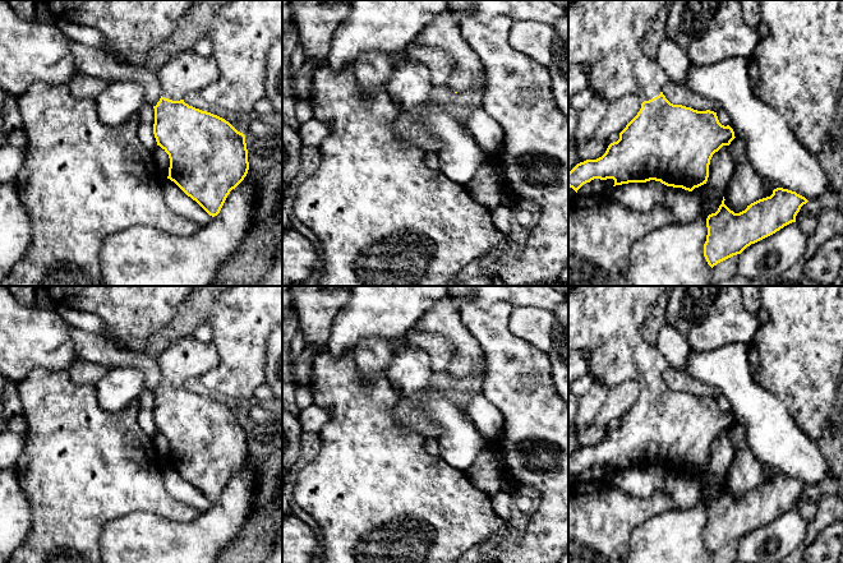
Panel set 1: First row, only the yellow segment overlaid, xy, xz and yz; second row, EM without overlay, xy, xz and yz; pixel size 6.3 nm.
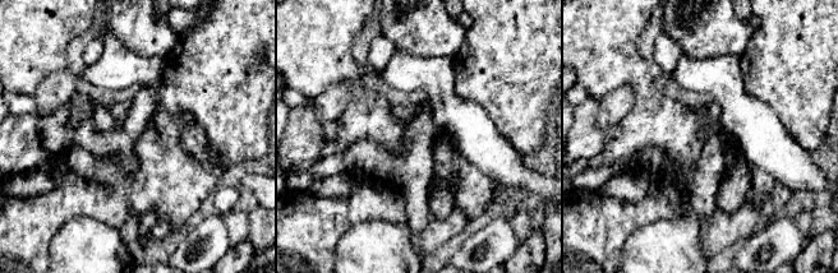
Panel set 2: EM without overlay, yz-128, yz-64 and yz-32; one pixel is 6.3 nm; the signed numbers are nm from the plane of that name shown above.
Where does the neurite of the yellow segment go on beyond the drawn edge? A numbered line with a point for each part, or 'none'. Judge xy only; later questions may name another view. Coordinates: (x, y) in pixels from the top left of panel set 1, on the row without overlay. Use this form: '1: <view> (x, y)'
1: xy (188, 358)

